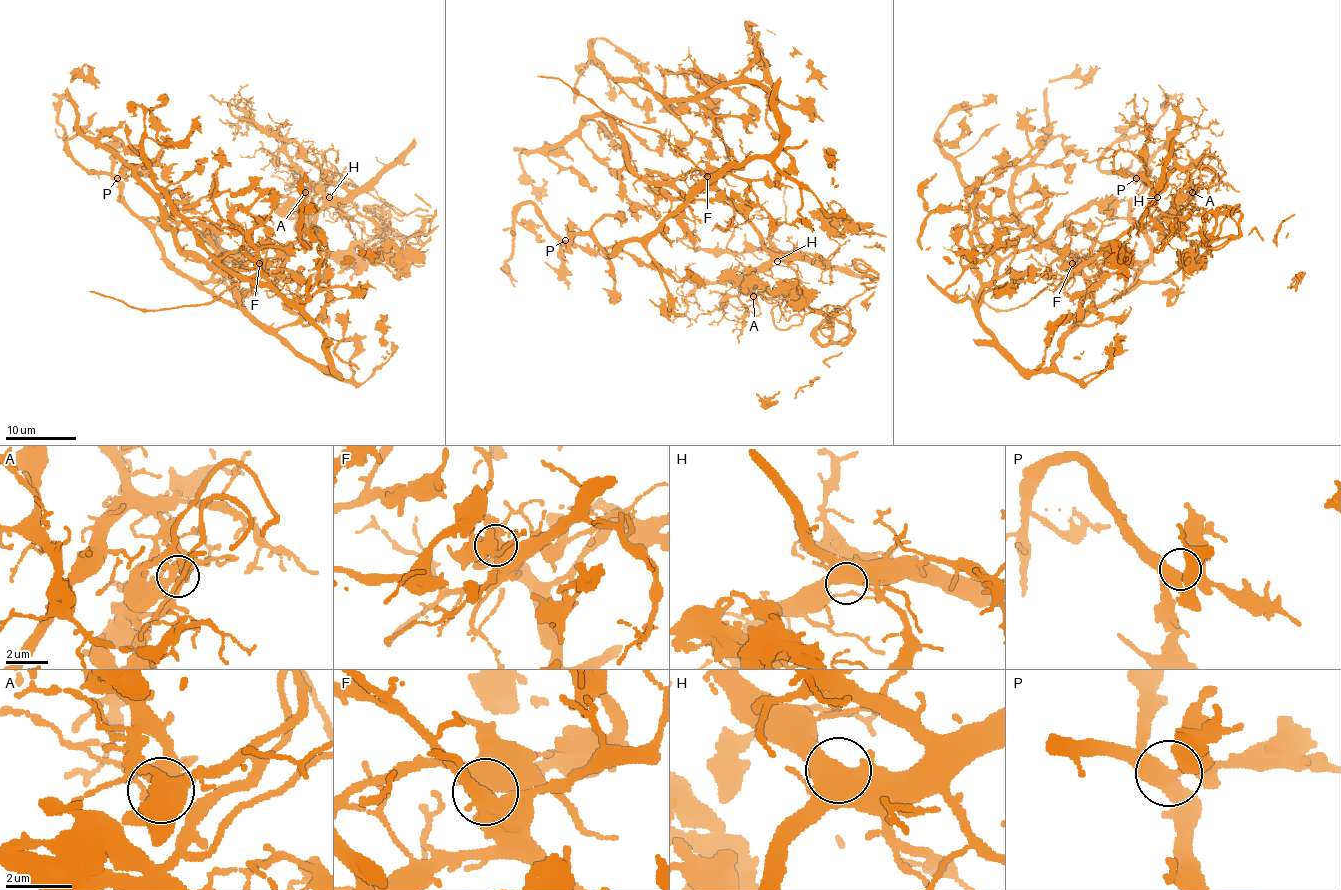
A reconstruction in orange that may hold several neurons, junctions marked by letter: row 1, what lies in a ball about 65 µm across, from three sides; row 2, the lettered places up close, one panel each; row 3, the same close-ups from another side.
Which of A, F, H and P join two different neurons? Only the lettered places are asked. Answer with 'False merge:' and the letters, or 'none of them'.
False merge: A, F

